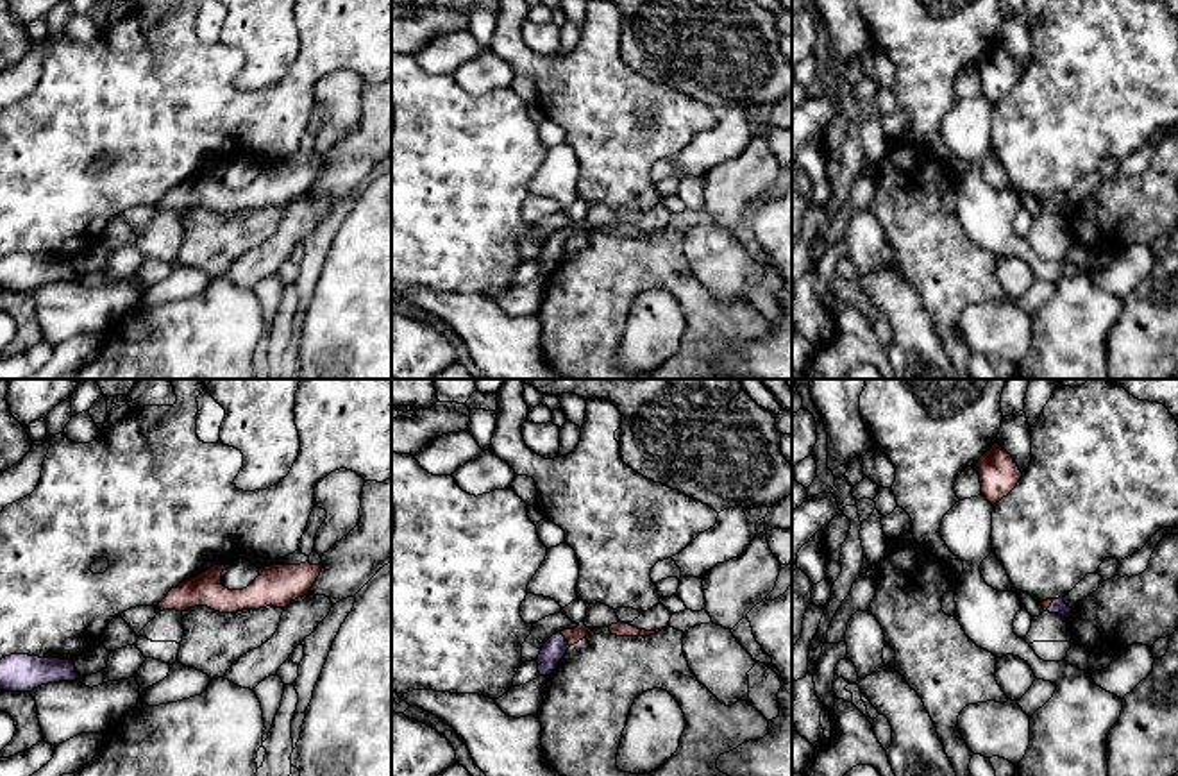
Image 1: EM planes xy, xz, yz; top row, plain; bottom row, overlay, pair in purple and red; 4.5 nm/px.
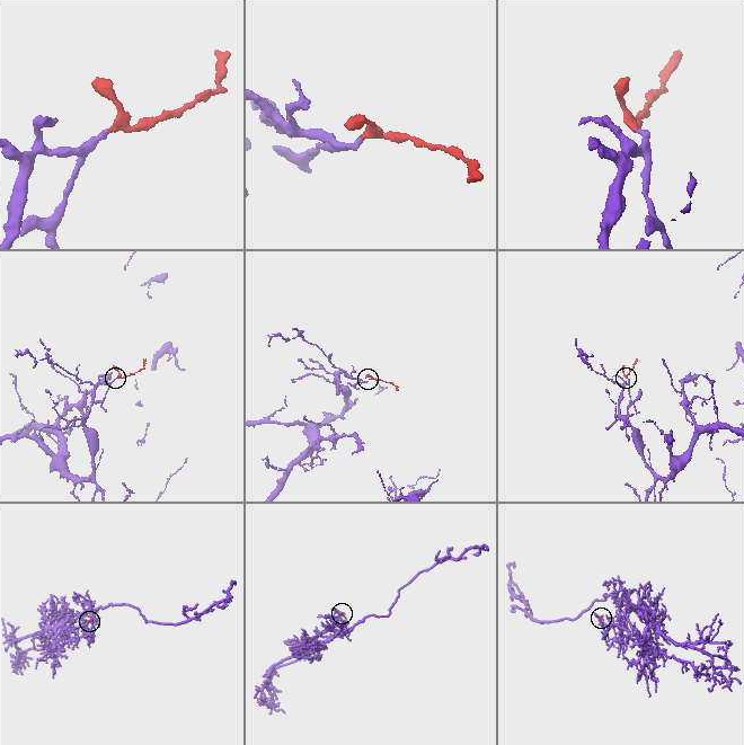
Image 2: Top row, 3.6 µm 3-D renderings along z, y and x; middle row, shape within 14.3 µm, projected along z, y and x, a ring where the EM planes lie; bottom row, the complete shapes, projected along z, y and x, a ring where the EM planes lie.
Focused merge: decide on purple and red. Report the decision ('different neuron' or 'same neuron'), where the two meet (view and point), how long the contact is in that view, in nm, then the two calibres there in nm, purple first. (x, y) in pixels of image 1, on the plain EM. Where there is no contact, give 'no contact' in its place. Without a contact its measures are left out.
same neuron; meets purple in xz at (563, 238); contact 80 nm long; 100 nm thick on the purple side, 70 nm on the other

